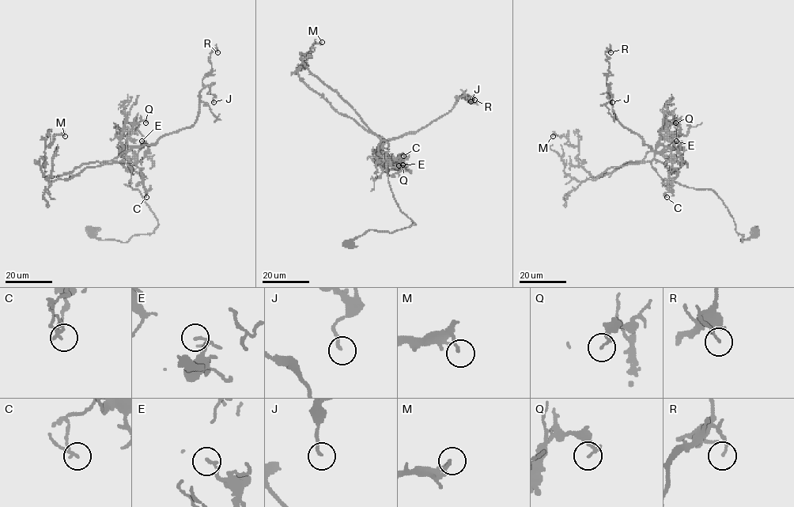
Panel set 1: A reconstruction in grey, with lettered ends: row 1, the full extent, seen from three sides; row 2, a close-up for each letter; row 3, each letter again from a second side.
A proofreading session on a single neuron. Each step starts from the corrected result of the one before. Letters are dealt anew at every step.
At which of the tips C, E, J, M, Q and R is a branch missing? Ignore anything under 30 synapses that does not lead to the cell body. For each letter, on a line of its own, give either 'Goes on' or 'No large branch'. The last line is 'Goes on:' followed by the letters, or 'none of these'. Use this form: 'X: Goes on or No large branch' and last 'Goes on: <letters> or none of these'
C: No large branch
E: No large branch
J: No large branch
M: No large branch
Q: No large branch
R: No large branch
Goes on: none of these

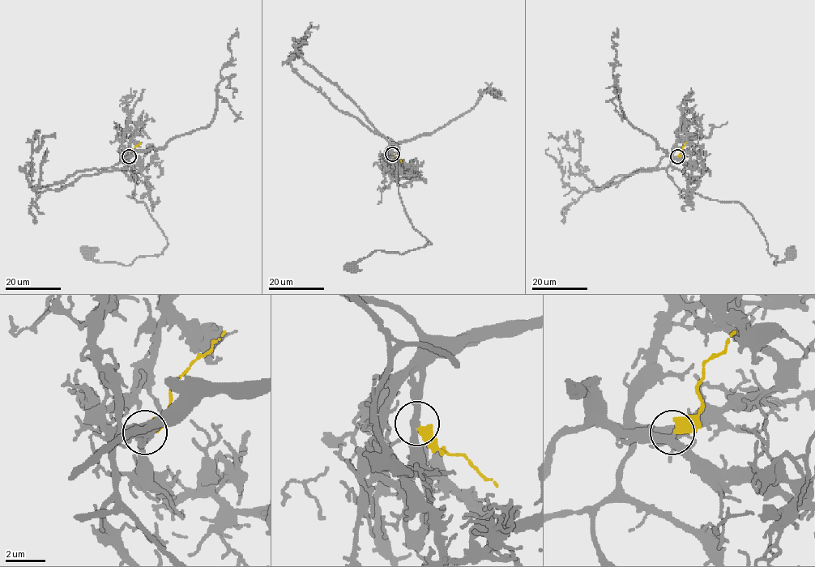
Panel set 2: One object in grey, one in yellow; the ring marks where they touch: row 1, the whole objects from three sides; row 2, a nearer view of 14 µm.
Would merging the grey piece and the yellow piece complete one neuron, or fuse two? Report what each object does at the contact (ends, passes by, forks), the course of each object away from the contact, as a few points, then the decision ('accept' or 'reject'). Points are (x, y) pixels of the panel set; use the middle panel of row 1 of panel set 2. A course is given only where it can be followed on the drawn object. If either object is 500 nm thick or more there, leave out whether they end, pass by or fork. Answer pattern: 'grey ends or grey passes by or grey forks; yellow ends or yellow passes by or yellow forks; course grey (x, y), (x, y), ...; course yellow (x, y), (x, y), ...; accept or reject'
grey passes by; yellow ends; course grey (392, 155), (388, 146), (395, 143), (398, 192), (412, 227), (430, 244), (401, 253), (374, 250), (353, 266); course yellow (392, 155), (403, 163); accept

